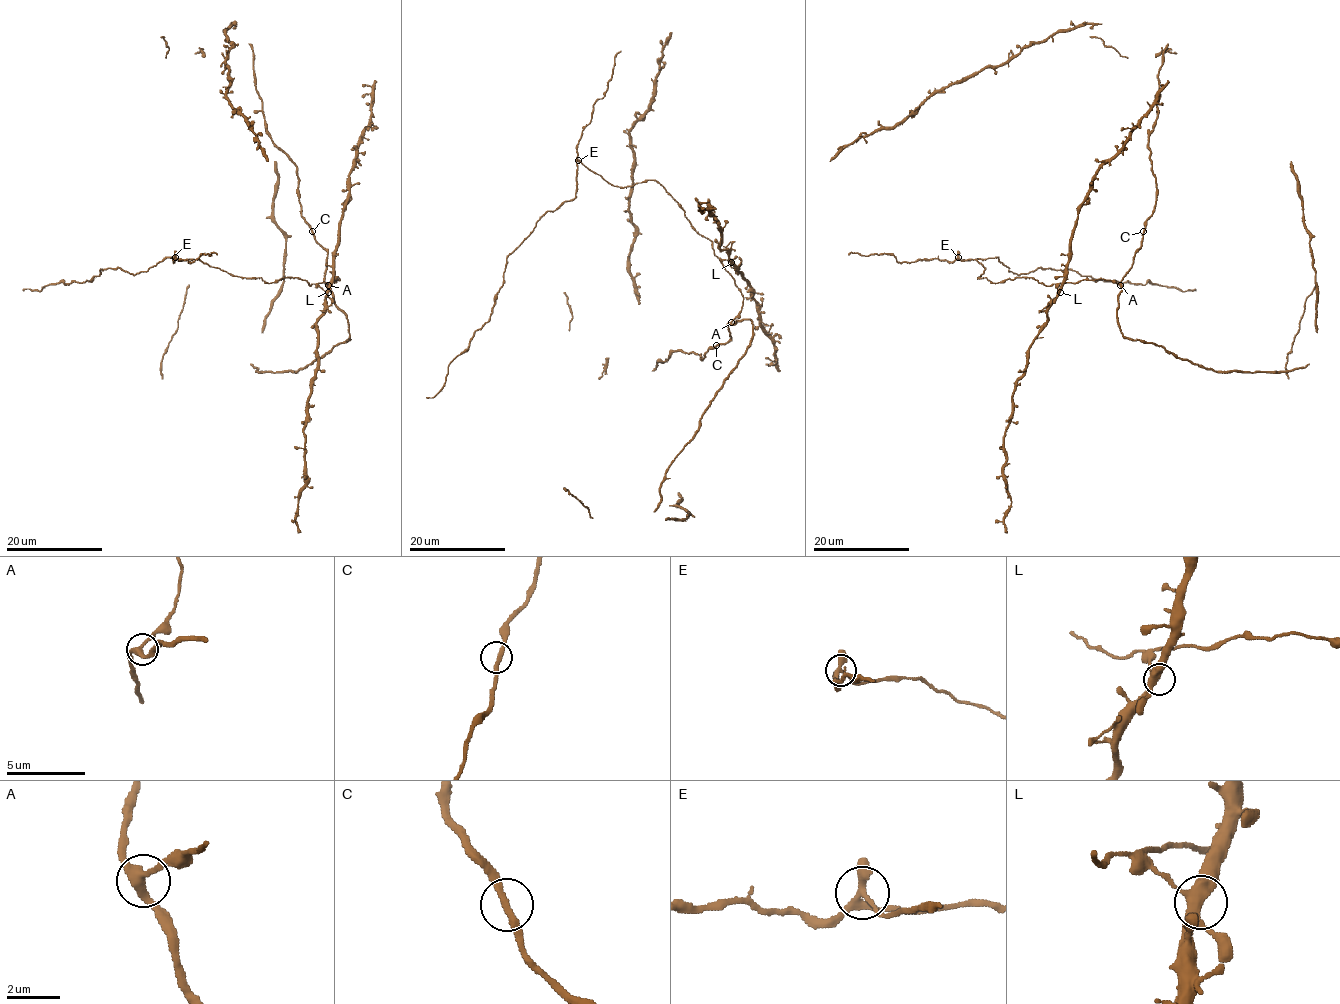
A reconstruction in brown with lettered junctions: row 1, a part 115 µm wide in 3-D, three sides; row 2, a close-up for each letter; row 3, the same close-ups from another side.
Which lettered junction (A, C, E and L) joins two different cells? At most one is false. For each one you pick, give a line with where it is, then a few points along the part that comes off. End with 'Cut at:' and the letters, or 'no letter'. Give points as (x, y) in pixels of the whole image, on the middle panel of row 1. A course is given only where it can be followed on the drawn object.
E: place (578, 160); course (578, 161), (575, 196), (548, 211), (509, 254), (490, 318), (449, 364), (442, 387), (433, 397), (425, 397)
Cut at: E

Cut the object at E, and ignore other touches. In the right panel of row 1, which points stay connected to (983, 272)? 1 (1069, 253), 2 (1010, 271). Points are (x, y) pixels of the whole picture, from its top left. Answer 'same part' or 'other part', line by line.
1: same part
2: other part

